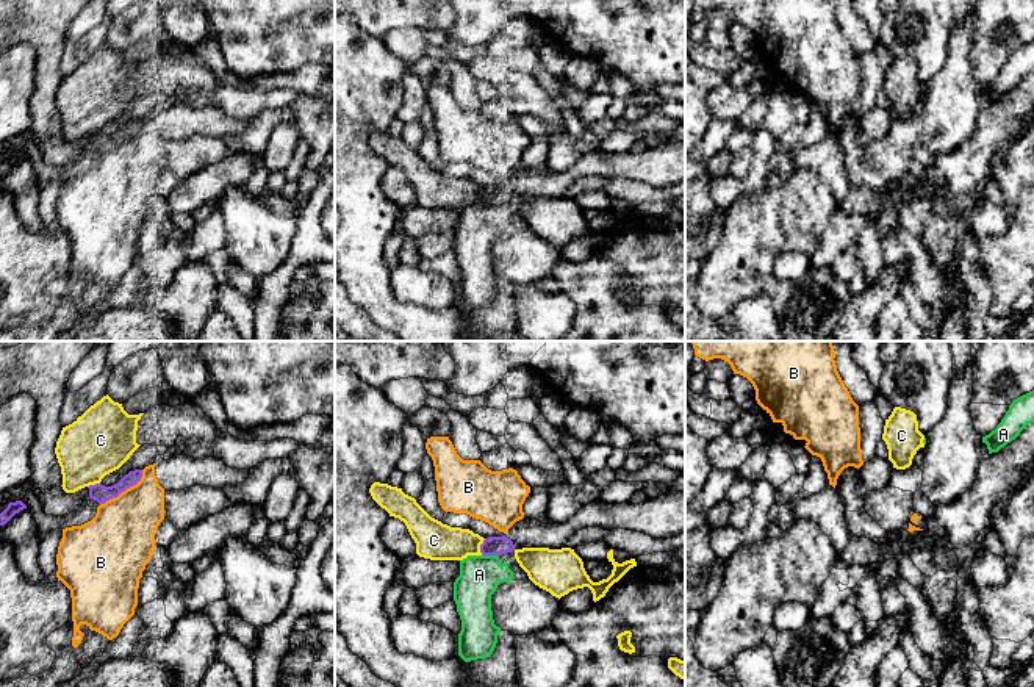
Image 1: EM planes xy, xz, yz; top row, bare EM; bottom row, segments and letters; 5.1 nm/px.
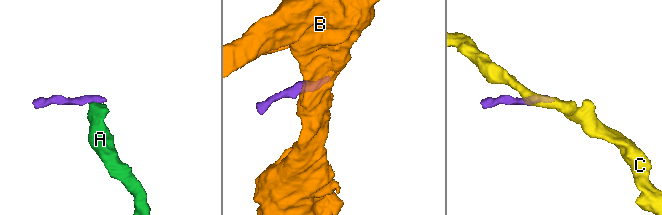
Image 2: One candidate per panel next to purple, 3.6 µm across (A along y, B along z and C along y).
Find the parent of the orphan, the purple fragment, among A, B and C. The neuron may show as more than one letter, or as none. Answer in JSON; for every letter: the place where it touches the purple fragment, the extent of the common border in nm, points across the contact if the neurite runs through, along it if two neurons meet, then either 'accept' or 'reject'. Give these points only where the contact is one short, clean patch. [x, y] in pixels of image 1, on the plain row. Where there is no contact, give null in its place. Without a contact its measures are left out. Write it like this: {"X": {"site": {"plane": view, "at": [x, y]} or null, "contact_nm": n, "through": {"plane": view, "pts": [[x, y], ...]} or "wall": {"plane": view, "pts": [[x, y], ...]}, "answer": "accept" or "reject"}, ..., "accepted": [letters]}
{"A": {"site": {"plane": "xz", "at": [490, 204]}, "contact_nm": 90, "wall": {"plane": "xz", "pts": [[482, 204], [498, 205]]}, "answer": "reject"}, "B": {"site": {"plane": "xy", "at": [124, 140]}, "contact_nm": 280, "answer": "reject"}, "C": {"site": {"plane": "xz", "at": [481, 196]}, "contact_nm": 90, "answer": "reject"}, "accepted": []}

